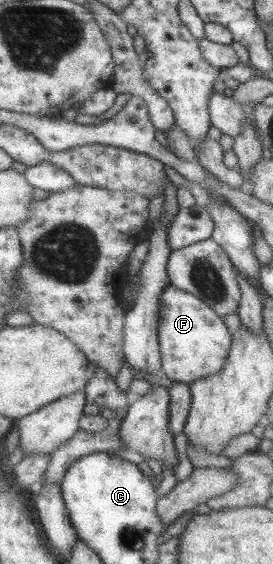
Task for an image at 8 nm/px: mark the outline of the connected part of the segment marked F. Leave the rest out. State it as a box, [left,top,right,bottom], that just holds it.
[160,285,234,387]

